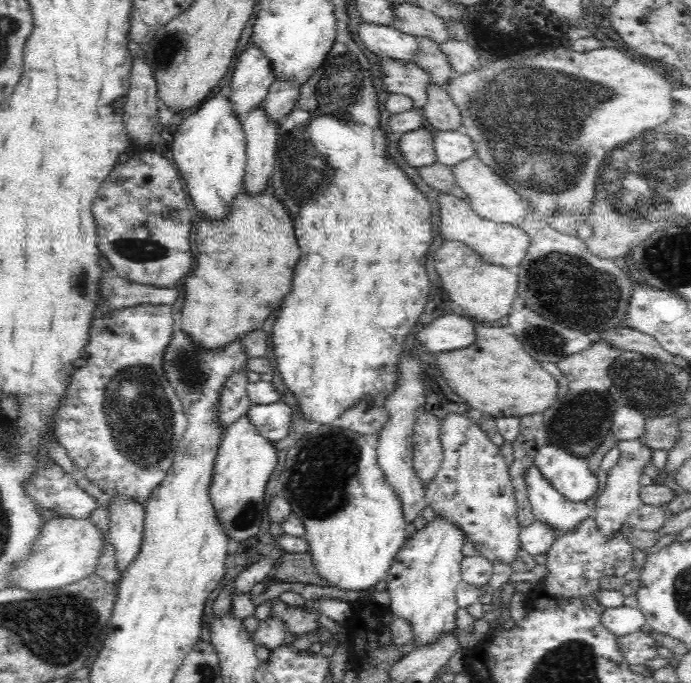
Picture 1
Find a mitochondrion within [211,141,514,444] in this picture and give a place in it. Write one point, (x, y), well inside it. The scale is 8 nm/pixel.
(369, 409)

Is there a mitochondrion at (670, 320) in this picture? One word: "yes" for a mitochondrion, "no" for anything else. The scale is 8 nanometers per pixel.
no

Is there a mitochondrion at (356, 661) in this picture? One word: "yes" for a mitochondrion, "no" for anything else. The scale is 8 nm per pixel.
no

